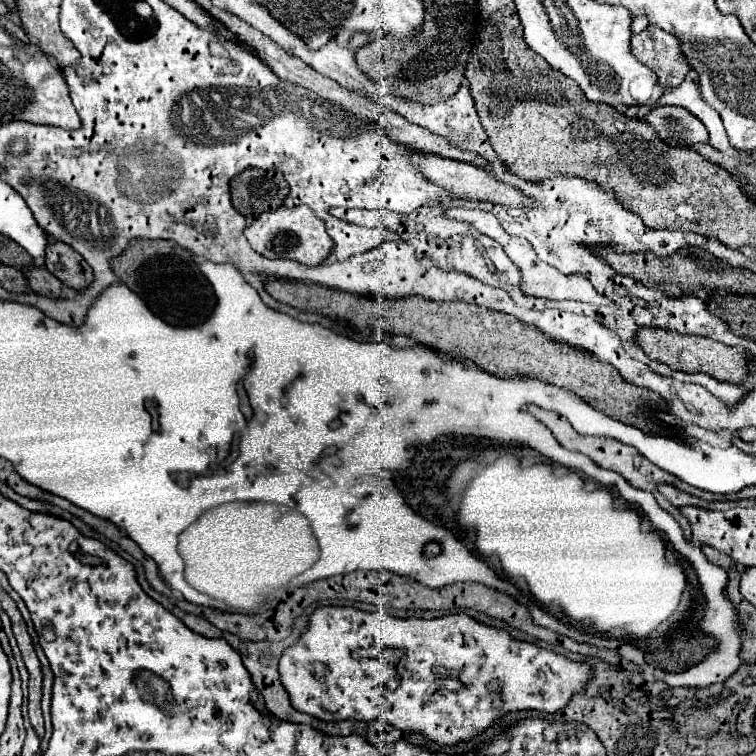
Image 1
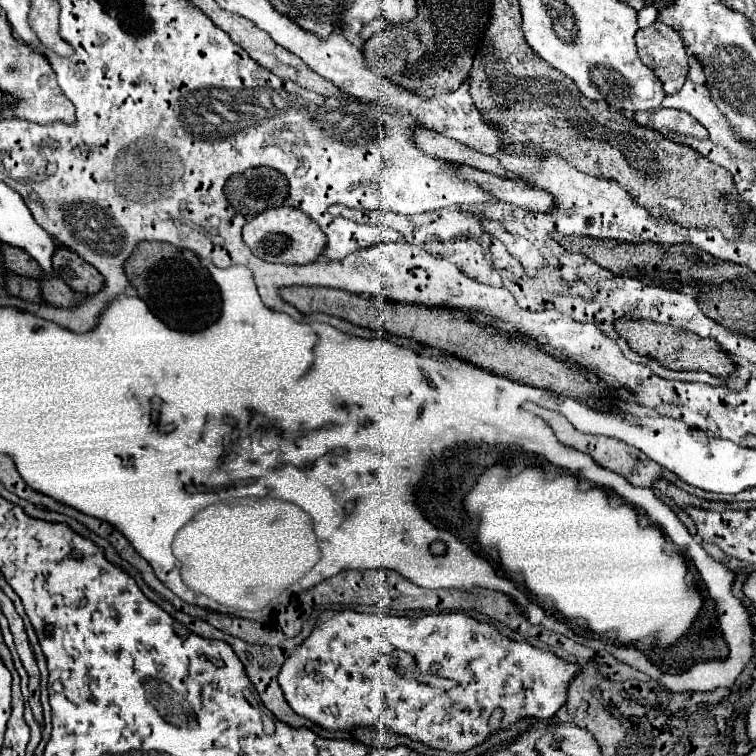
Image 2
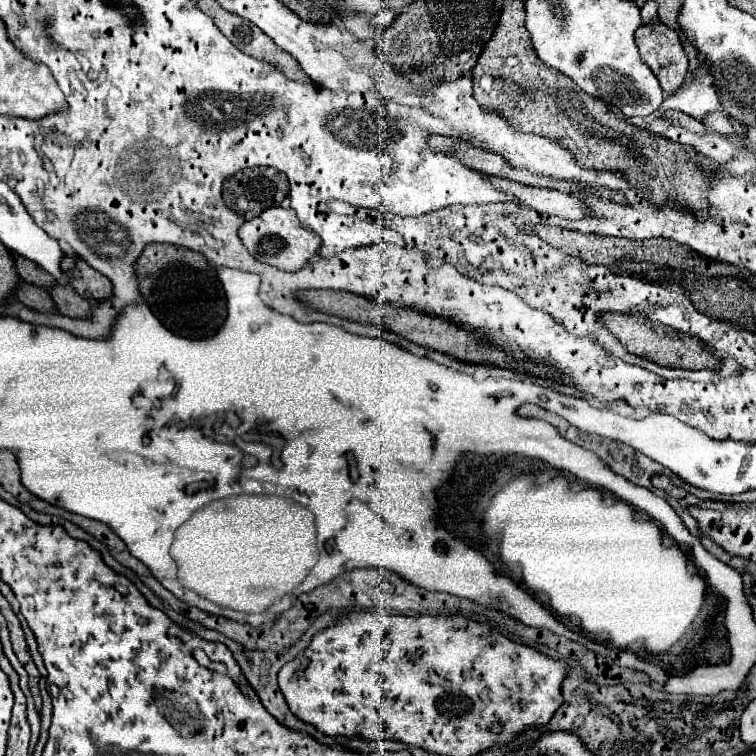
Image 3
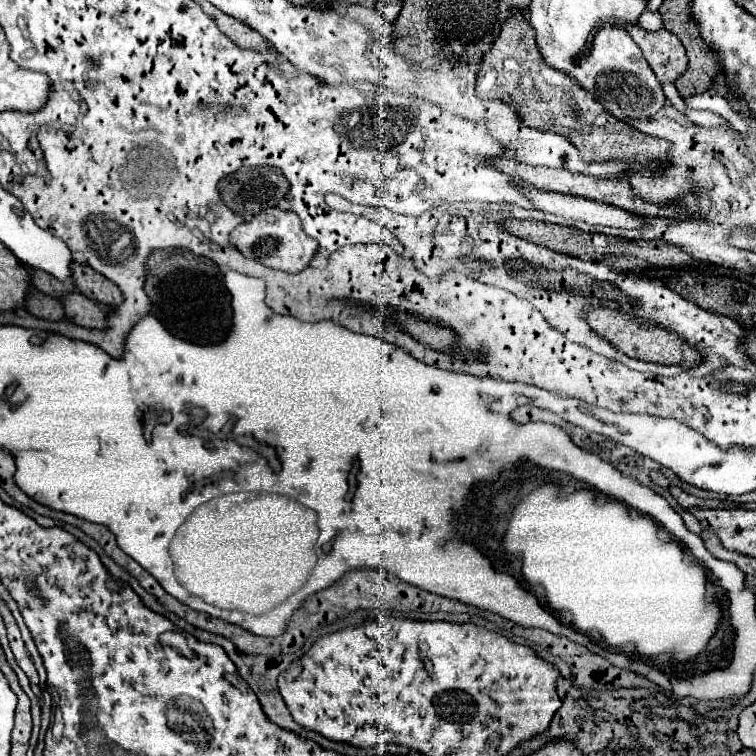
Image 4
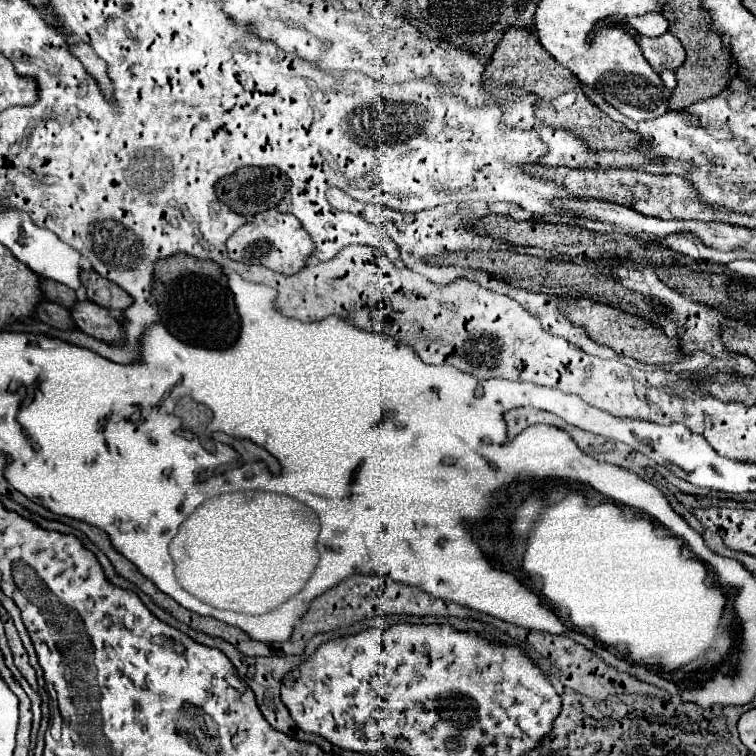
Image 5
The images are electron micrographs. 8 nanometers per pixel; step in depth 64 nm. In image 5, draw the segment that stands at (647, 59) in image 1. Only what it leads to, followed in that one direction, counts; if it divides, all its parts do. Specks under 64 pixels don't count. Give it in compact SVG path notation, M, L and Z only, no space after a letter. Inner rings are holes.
M666 32L662 36L656 36L656 38L634 34L634 38L636 38L636 44L640 44L648 64L658 74L662 74L666 70L676 72L686 60L686 52L684 52L680 40L670 32Z

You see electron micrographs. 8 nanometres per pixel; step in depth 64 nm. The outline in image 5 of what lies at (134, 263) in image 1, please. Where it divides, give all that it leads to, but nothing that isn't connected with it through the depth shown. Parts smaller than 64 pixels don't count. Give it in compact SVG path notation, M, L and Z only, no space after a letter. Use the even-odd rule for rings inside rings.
M190 254L160 258L154 264L152 292L158 304L160 322L178 340L200 344L204 348L228 348L234 344L240 330L240 318L236 314L234 296L226 284L226 276L220 264L198 260Z

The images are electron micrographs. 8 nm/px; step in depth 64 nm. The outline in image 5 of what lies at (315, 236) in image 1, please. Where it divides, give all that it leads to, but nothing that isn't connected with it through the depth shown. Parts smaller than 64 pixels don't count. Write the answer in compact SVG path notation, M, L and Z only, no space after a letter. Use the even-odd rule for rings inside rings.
M278 210L258 212L250 222L240 226L226 242L230 258L246 264L262 264L280 274L296 274L306 266L308 256L314 252L314 242L302 228L294 214L282 214Z

